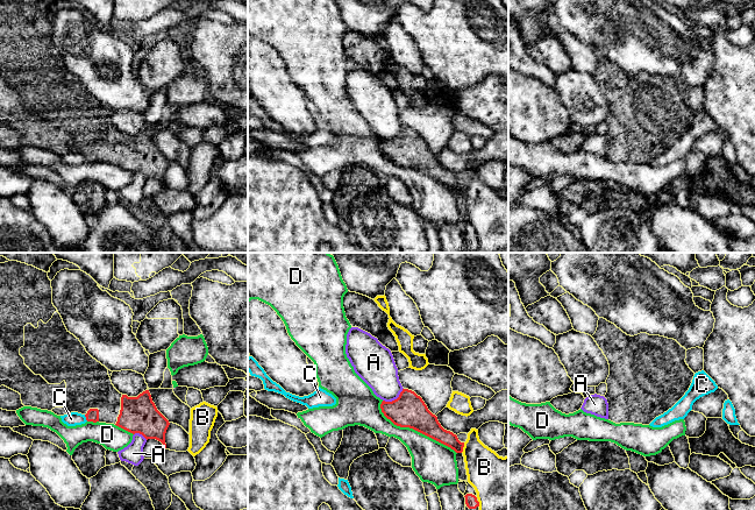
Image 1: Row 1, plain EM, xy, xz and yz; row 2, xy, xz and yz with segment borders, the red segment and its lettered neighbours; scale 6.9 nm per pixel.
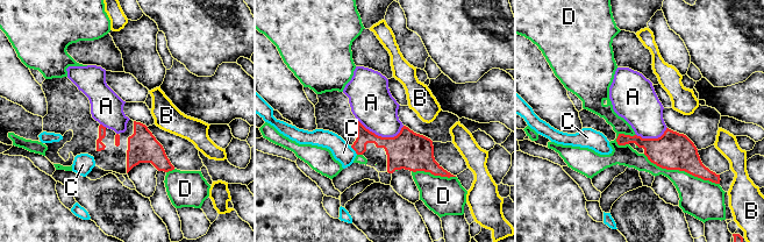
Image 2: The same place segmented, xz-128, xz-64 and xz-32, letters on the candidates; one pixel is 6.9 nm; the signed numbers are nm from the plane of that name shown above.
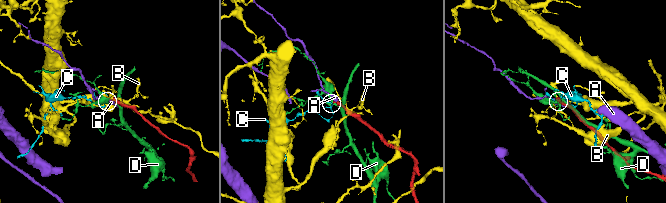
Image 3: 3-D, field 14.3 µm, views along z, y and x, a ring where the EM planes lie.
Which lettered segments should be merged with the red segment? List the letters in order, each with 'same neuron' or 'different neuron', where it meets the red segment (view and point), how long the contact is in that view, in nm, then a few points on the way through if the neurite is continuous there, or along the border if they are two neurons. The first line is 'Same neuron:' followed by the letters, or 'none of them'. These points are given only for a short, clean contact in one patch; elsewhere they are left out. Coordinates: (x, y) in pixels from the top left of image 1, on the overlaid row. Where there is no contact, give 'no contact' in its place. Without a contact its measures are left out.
Same neuron: none of them
A: different neuron | xz (394, 399) | 170 nm | along xz (403, 388), (396, 398), (383, 401)
B: different neuron | xz (463, 446) | 80 nm
C: different neuron | xy (86, 418) | 50 nm | along xy (84, 415), (87, 420)
D: different neuron | xz (414, 429) | 650 nm

